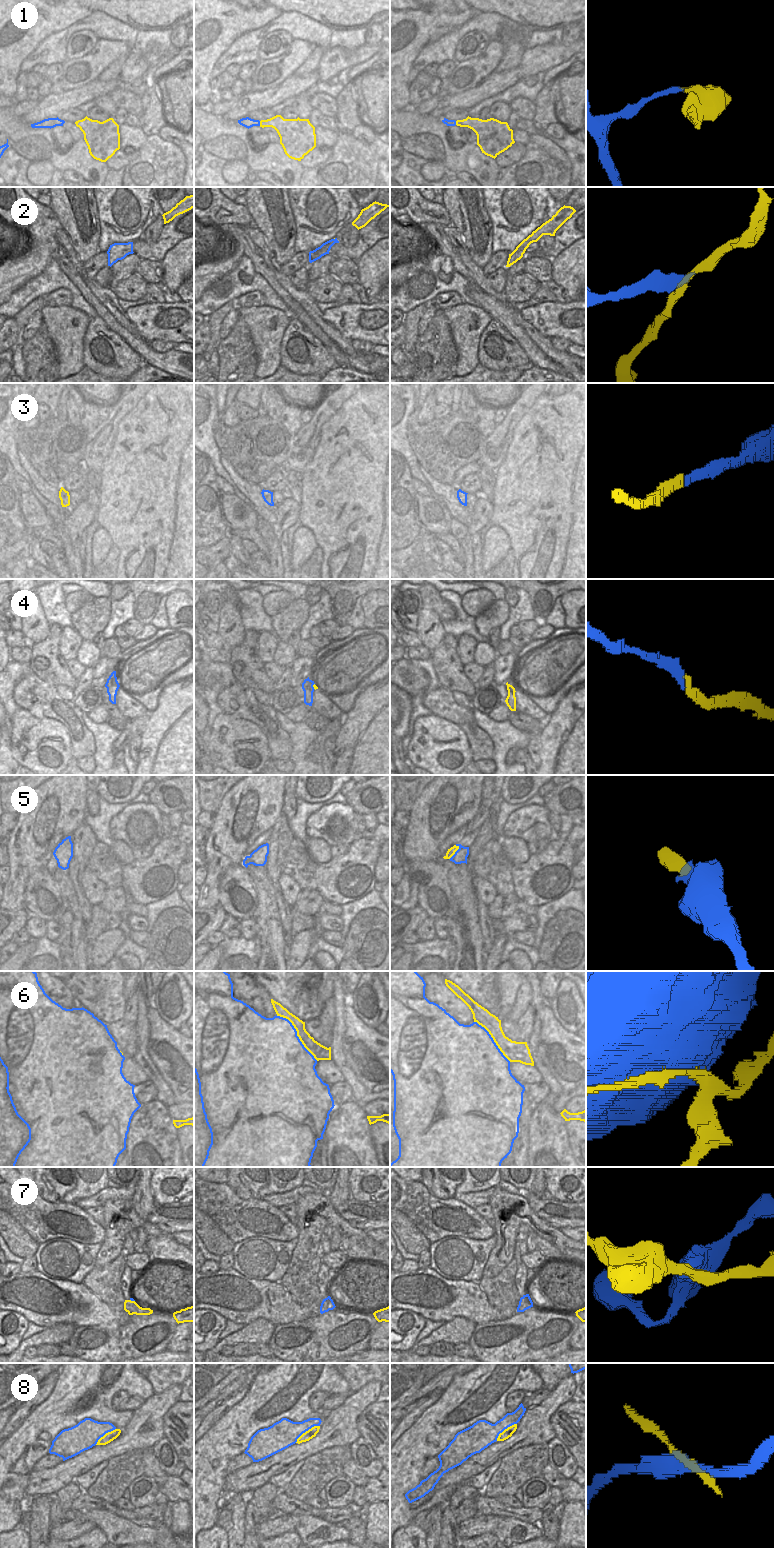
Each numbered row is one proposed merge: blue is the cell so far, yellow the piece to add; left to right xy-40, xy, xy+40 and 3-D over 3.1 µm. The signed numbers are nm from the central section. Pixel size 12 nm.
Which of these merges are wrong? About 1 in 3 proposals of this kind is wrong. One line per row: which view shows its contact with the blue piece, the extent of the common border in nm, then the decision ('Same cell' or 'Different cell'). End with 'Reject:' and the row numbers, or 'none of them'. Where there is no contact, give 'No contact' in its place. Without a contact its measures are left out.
1: Touches blue in xy. Shared border 60 nm. Same cell
2: No contact. Different cell
3: No contact. Same cell
4: Touches blue in xy. Shared border 80 nm. Same cell
5: Touches blue in xy+40. Shared border 220 nm. Same cell
6: Touches blue in xy. Shared border 750 nm. Different cell
7: Touches blue in xy-40. Shared border 70 nm. Different cell
8: Touches blue in xy. Shared border 360 nm. Different cell
Reject: 2, 6, 7, 8

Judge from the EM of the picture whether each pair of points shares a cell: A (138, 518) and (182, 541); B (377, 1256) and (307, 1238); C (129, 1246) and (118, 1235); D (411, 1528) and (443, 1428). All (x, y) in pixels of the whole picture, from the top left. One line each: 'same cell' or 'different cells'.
A: same cell
B: same cell
C: different cells
D: different cells

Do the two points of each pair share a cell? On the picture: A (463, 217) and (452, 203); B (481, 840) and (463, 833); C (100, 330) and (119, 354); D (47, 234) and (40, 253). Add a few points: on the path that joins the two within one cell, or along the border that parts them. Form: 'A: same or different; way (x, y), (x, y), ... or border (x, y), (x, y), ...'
A: same; way (463, 214), (455, 206)
B: different; border (470, 823), (471, 830)
C: same; way (107, 335), (112, 337), (113, 347)
D: same; way (43, 239), (42, 248)

